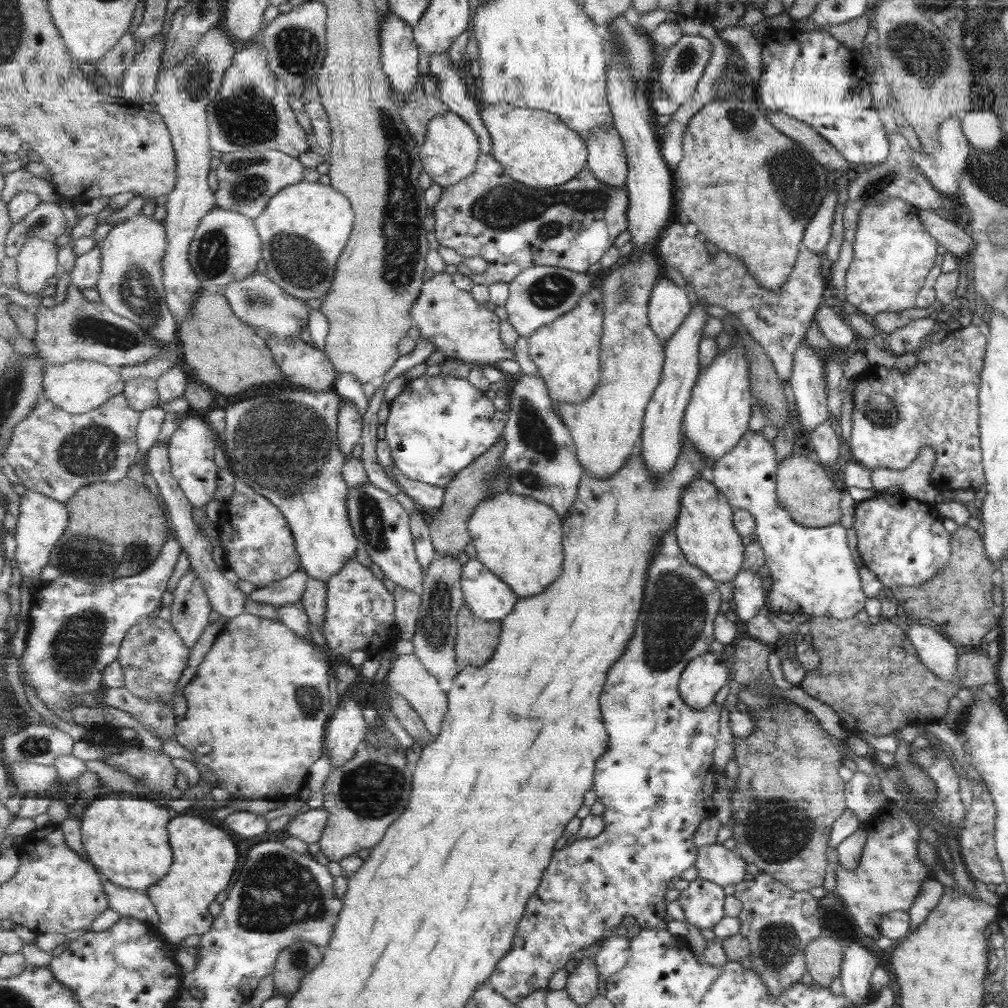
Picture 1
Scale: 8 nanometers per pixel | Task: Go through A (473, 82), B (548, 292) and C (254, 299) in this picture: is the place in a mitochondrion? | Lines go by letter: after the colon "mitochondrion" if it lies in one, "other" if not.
A: other
B: mitochondrion
C: mitochondrion

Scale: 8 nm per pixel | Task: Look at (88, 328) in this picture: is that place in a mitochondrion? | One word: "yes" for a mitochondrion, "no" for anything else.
yes

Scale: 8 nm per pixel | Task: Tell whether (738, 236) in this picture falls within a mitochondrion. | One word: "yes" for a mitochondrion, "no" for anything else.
no

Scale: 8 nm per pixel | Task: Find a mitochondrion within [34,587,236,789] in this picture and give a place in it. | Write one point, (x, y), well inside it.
(75, 650)

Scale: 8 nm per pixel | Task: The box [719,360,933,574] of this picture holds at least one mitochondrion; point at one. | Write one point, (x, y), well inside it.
(882, 412)

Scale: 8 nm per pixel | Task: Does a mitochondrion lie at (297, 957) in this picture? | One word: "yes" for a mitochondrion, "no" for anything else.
yes

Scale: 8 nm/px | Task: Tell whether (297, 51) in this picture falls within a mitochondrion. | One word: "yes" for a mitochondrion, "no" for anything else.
yes

